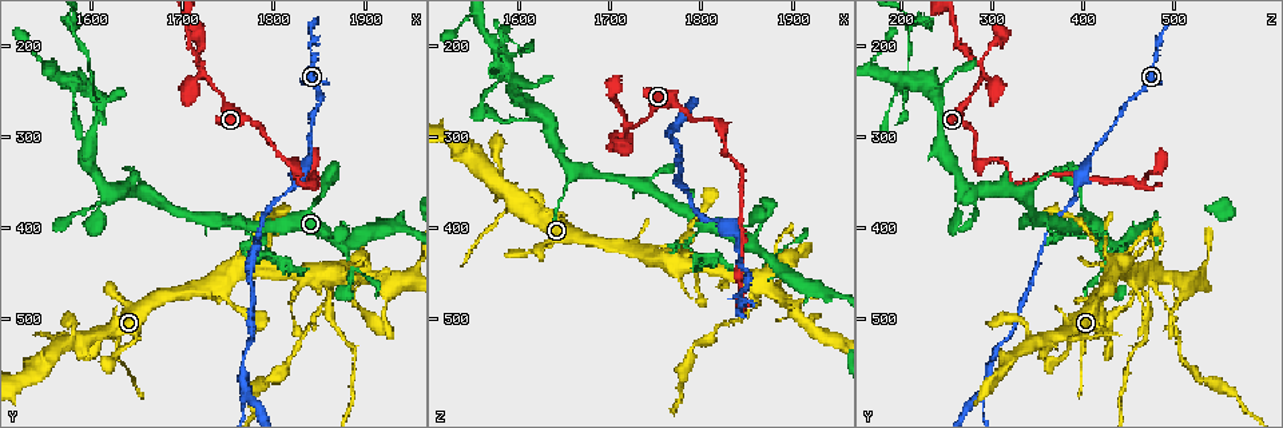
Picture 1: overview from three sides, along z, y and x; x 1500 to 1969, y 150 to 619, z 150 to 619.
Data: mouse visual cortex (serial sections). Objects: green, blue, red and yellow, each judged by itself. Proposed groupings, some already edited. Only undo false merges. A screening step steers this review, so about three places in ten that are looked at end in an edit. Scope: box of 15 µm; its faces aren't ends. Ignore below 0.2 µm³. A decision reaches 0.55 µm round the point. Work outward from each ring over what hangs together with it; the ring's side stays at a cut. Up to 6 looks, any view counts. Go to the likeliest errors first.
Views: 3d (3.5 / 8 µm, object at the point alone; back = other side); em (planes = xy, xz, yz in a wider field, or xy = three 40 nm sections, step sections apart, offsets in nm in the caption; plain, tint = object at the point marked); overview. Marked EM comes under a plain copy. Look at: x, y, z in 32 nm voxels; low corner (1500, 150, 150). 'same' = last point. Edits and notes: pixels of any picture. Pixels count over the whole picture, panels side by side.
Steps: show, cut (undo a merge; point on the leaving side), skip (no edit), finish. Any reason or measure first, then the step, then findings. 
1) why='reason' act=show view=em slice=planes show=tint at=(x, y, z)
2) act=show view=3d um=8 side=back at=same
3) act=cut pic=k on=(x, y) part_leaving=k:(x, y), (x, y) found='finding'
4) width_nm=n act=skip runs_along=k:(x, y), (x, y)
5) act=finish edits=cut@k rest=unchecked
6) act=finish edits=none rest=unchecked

why='three-way junction' act=show view=3d um=3.5 at=(1770, 585, 290)

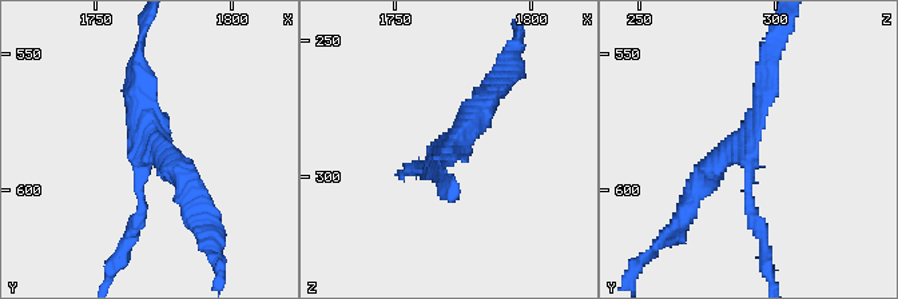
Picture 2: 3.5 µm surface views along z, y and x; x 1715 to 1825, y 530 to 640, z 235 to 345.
arms=3 arm_widths_nm=100,200,300 act=show view=em slice=xy step=1 show=tint at=(1771, 581, 290)

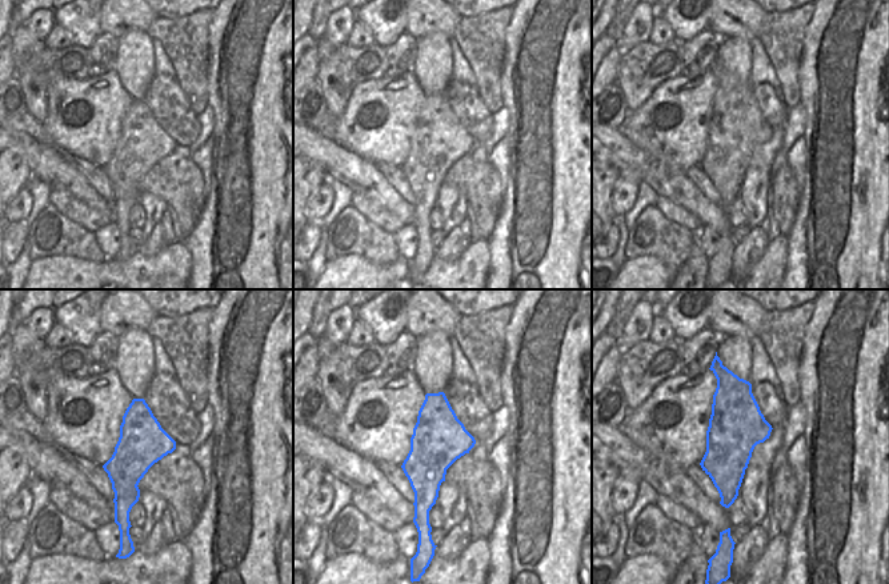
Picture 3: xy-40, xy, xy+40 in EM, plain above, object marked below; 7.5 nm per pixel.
act=skip found='one cell here'

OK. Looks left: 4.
why='sharp bend' act=show view=3d um=3.5 at=(1815, 325, 280)

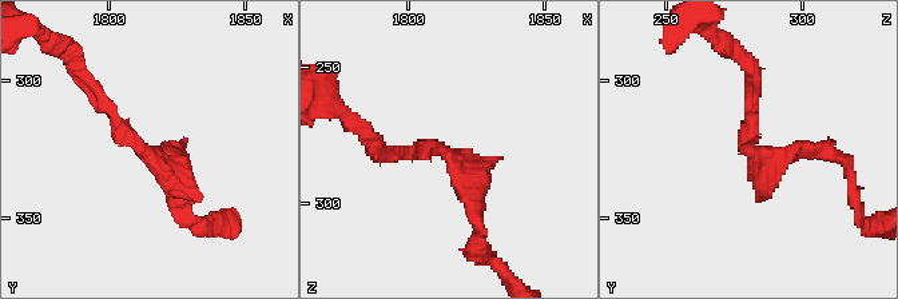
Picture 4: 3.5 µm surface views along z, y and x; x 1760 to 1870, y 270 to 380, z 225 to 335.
act=skip runs_along=4:(86, 79), (143, 152), (181, 152) found='one cell here'

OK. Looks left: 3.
why='branch point' act=show view=em slice=xy step=5 show=tint at=(1800, 395, 400)

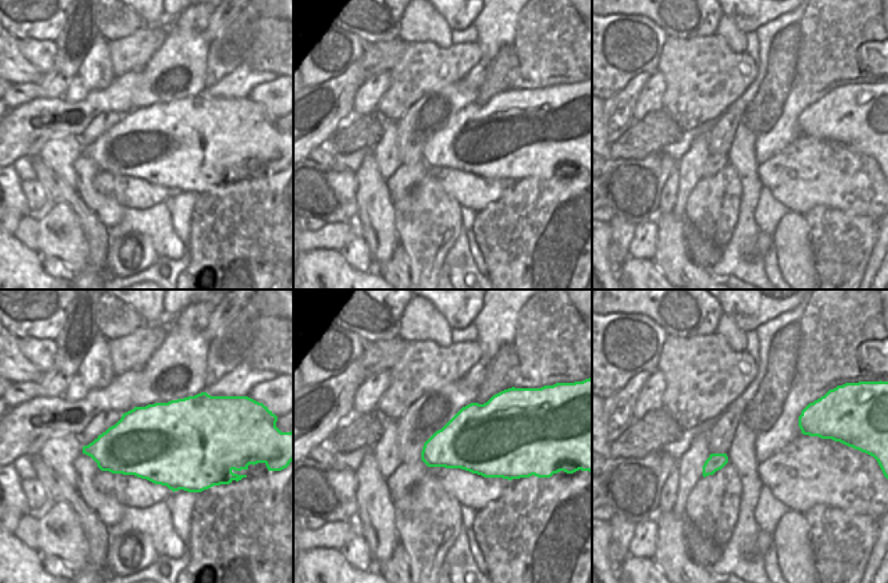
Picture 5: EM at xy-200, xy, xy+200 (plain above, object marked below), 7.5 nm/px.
why='wider look' act=show view=3d um=3.5 at=same

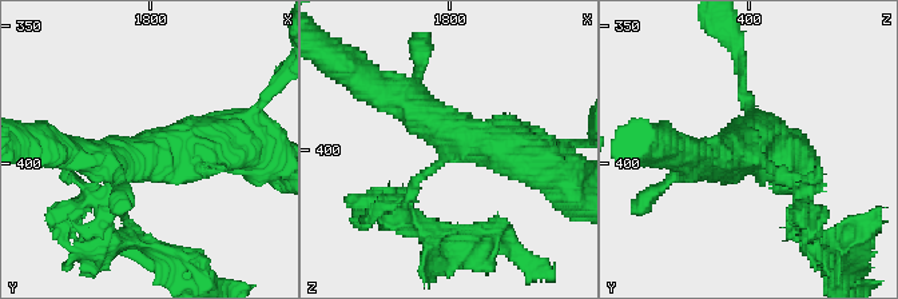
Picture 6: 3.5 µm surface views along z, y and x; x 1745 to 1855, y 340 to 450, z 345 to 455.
arms=3 arm_widths_nm=150,400,500 act=skip runs_along=6:(553, 168), (467, 140), (389, 90) found='one cell here'

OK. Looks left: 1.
act=finish edits=none rest=unchecked

